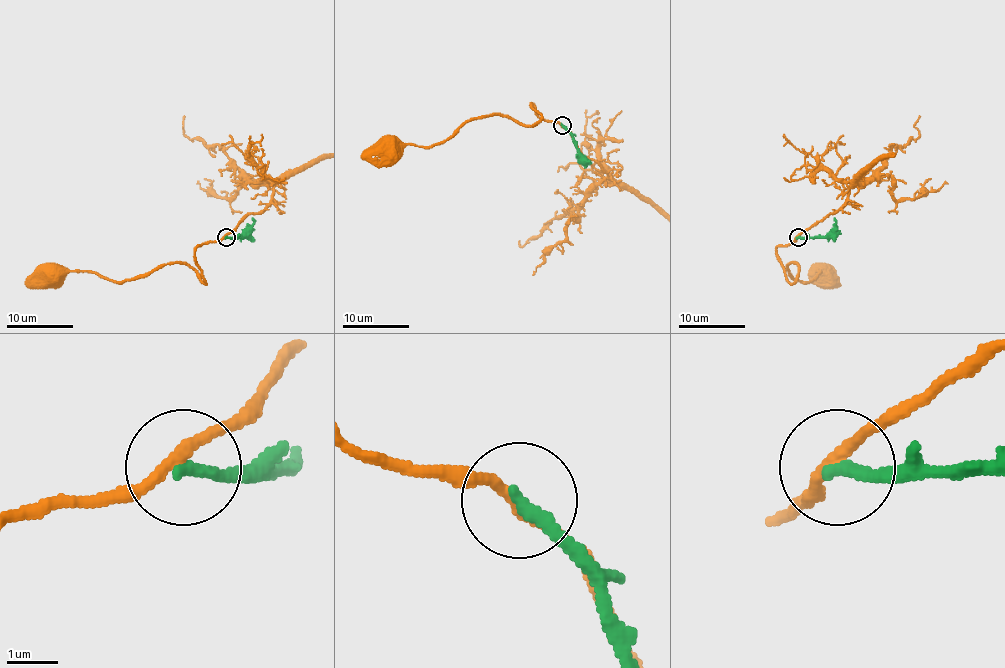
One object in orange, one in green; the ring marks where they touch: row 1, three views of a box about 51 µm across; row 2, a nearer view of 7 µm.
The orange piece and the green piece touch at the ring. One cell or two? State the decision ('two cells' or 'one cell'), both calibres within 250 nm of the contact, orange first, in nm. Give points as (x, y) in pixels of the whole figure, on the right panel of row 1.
two cells | 240/280 nm

